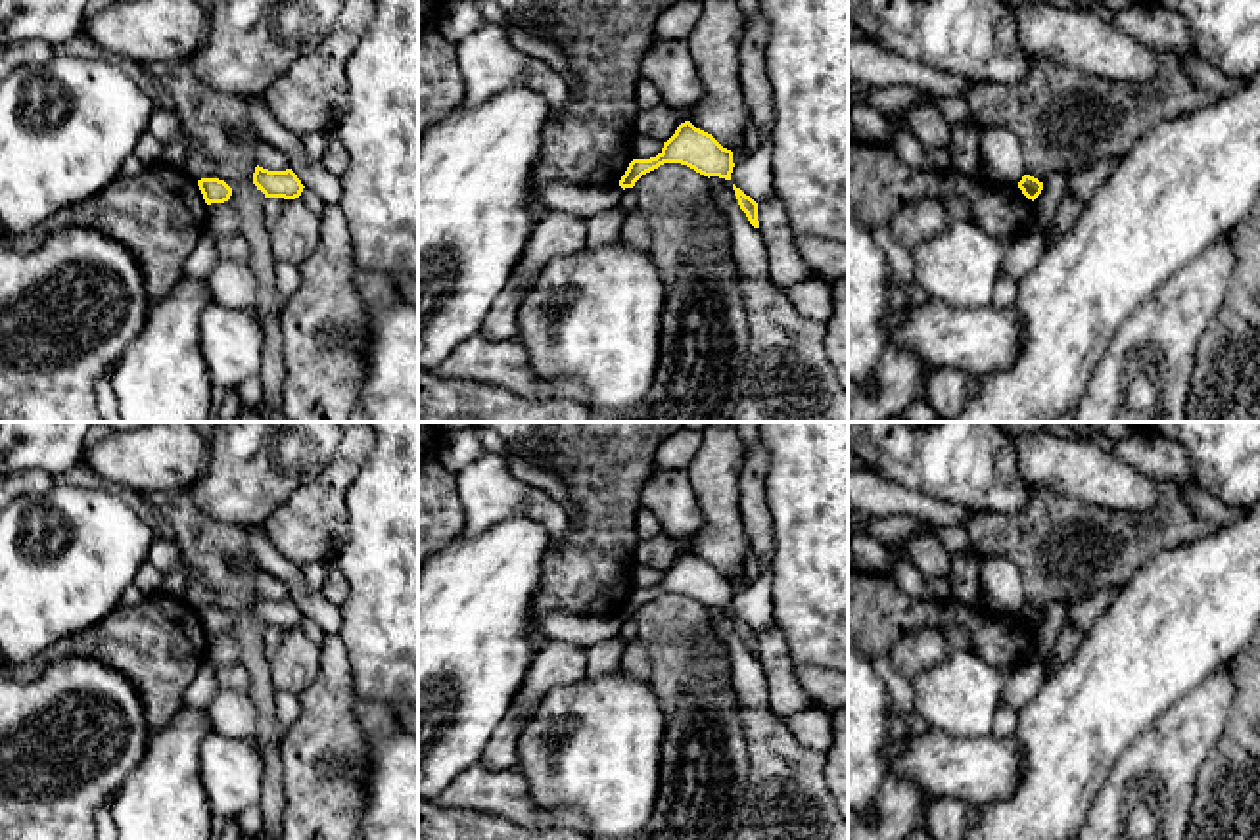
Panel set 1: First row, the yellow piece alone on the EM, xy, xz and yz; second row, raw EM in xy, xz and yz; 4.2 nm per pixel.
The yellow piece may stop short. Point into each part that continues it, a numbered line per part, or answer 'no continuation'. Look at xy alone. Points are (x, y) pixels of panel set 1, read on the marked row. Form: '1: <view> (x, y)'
no continuation

